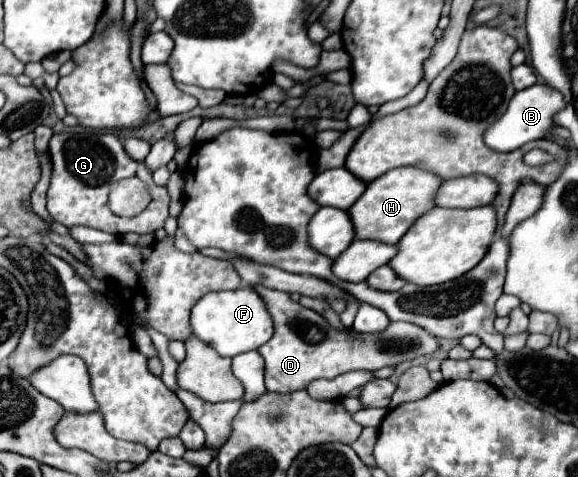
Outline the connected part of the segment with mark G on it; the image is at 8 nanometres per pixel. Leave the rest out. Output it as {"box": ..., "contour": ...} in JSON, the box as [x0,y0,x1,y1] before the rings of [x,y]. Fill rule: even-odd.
{"box":[48,131,170,235],"contour":[[[76,131],[76,133],[56,133],[50,141],[50,159],[52,159],[52,183],[48,189],[48,213],[54,221],[74,227],[74,225],[88,225],[112,235],[122,233],[154,233],[164,227],[164,221],[168,219],[168,203],[170,195],[166,187],[156,187],[152,181],[150,169],[146,169],[144,163],[132,161],[120,139],[110,133],[98,133],[98,131]],[[126,177],[138,177],[148,183],[152,193],[152,203],[136,217],[118,217],[108,207],[108,193],[110,185],[126,179]]]}

